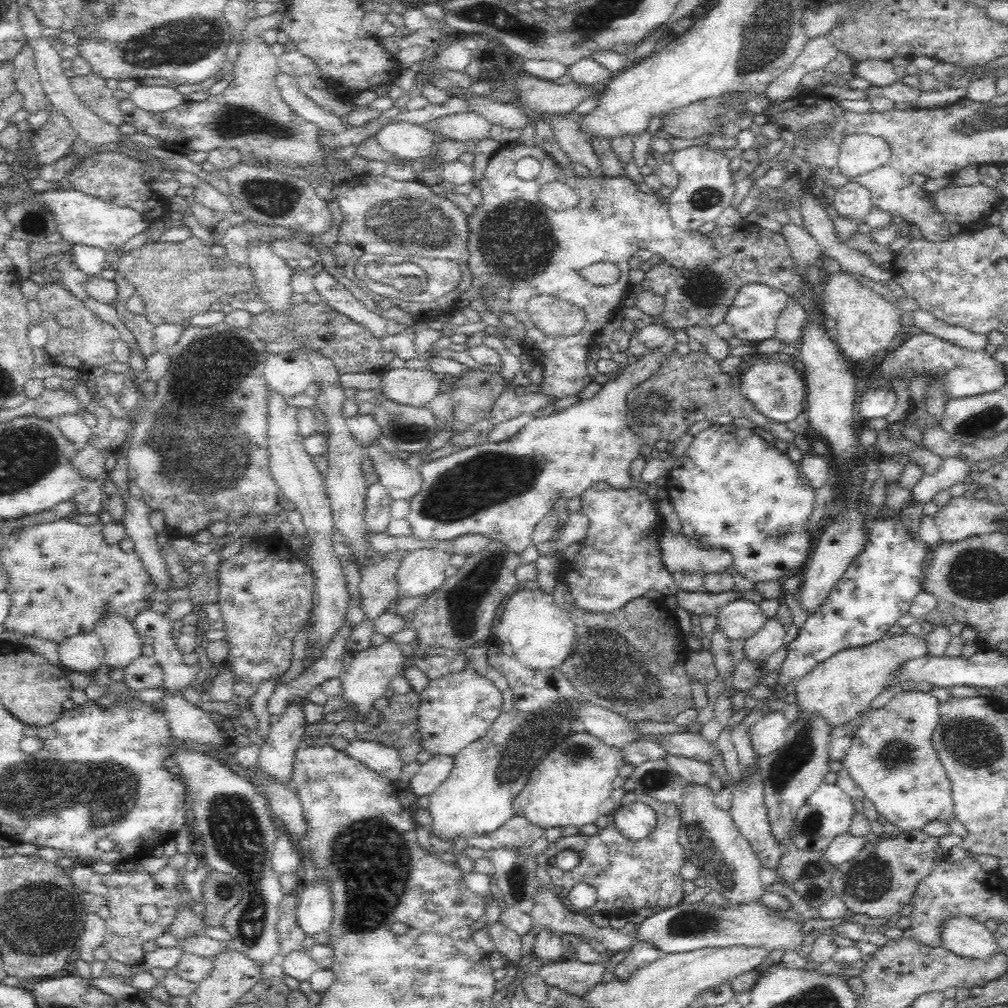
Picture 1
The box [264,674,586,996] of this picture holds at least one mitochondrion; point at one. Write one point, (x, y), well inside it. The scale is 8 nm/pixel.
(372, 857)

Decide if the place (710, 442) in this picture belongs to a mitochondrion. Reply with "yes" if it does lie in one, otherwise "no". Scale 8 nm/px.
no

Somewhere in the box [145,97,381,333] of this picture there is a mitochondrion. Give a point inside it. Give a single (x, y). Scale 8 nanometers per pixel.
(231, 123)

